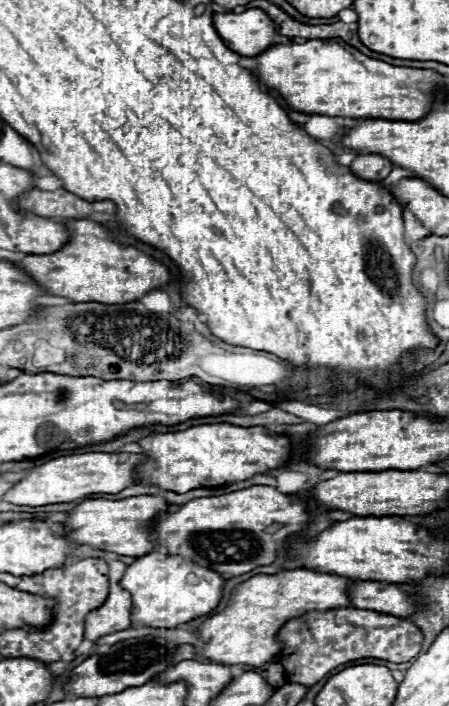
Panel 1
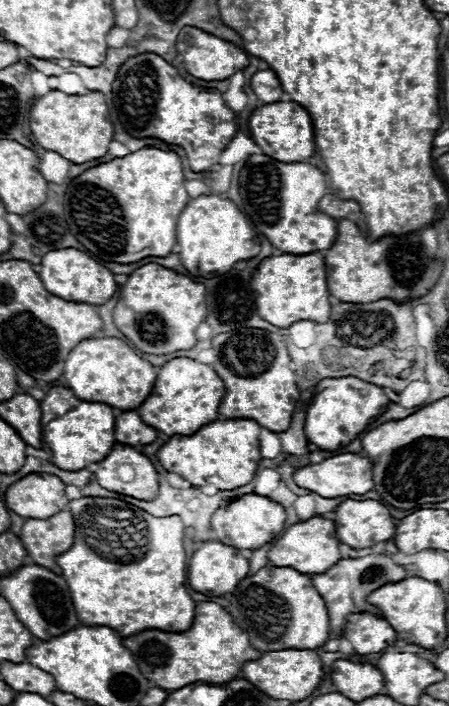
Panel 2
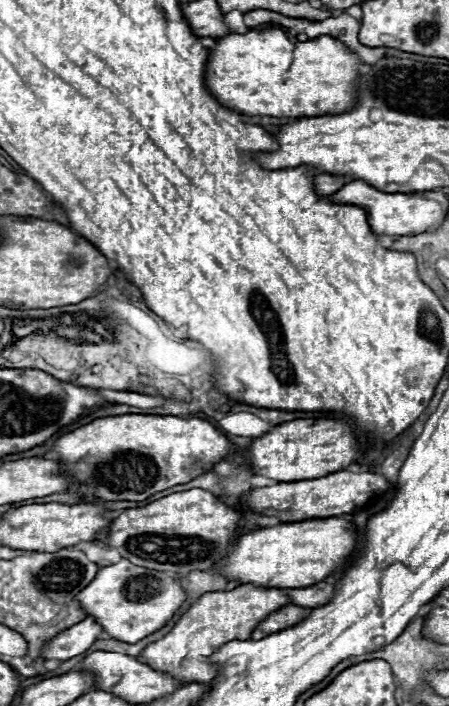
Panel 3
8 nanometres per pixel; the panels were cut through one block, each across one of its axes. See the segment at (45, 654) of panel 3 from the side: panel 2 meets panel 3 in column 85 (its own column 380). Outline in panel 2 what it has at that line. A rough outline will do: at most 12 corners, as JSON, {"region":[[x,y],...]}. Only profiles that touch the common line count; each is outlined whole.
{"region":[[368,612],[349,614],[343,637],[358,654],[396,642],[394,628]]}

